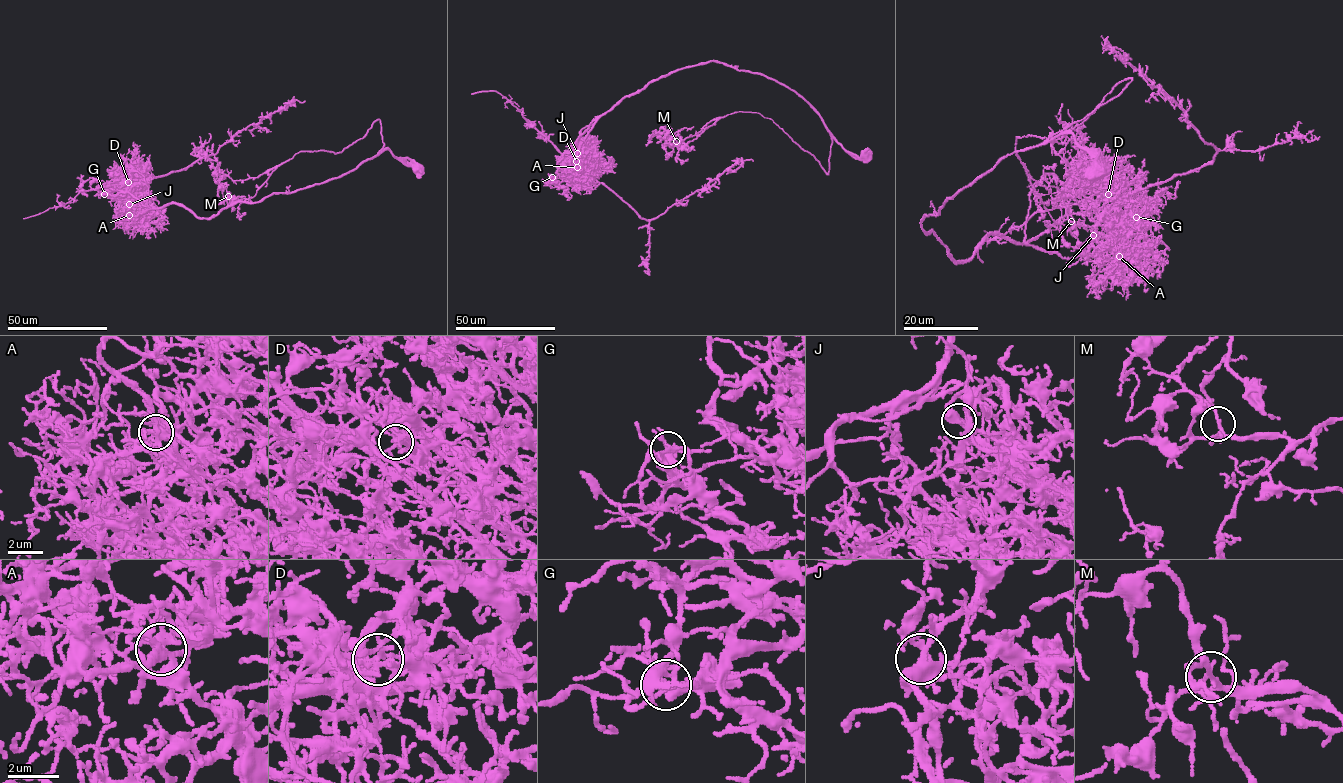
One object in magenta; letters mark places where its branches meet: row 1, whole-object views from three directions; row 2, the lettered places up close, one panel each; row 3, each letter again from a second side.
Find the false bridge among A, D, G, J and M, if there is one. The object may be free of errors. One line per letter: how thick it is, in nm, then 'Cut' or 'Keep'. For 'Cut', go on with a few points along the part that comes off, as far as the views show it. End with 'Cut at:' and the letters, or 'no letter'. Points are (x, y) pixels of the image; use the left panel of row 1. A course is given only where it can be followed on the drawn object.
A: Thickness 280 nm. Keep
D: Thickness 170 nm. Cut. Course of the part to remove: (128, 182), (126, 183), (133, 184), (180, 171), (214, 154), (239, 132), (291, 101), (305, 101)
G: Thickness 240 nm. Keep
J: Thickness 340 nm. Keep
M: Thickness 150 nm. Keep
Cut at: D

